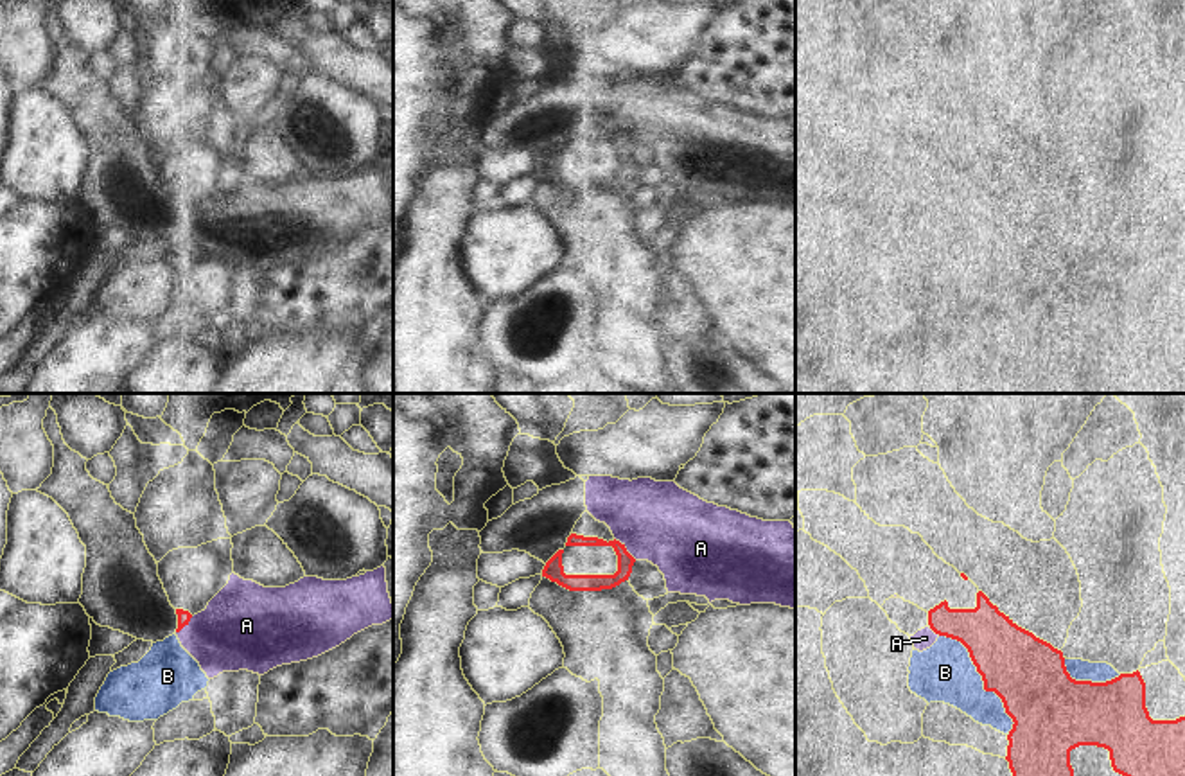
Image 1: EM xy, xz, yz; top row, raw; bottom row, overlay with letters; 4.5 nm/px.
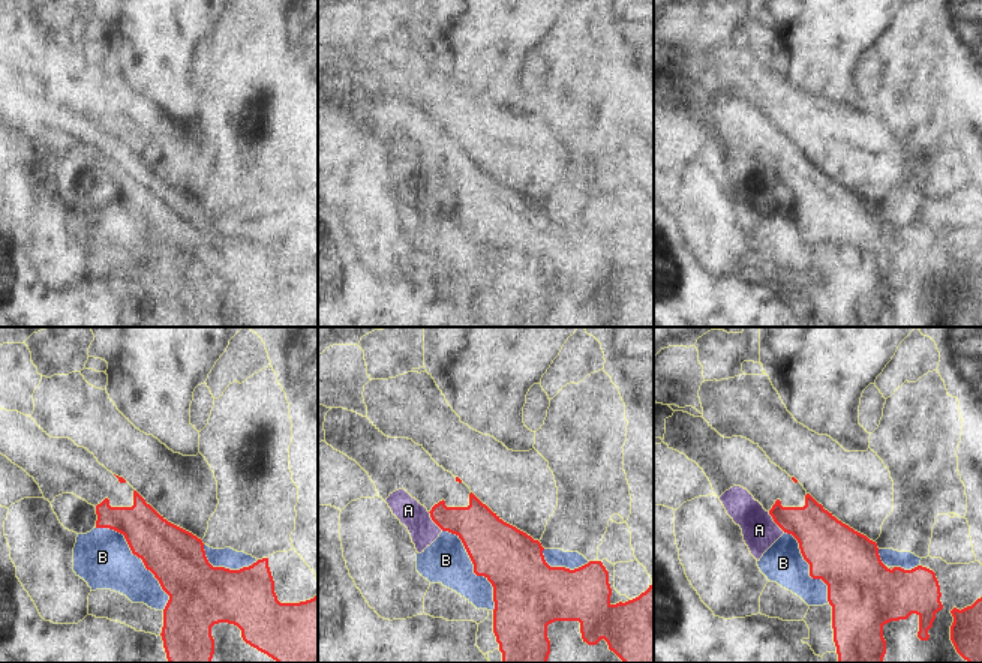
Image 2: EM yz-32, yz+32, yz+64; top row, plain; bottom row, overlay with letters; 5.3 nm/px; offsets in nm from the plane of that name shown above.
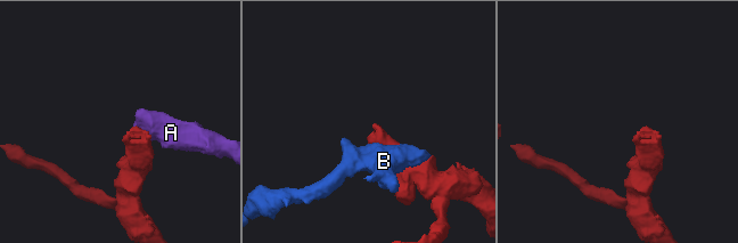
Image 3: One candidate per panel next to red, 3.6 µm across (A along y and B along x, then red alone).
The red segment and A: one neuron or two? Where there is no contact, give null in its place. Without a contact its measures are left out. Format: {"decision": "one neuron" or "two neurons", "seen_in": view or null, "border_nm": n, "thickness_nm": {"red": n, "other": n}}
{"decision": "two neurons", "seen_in": "xz", "border_nm": 140, "thickness_nm": {"red": 80, "other": 360}}

